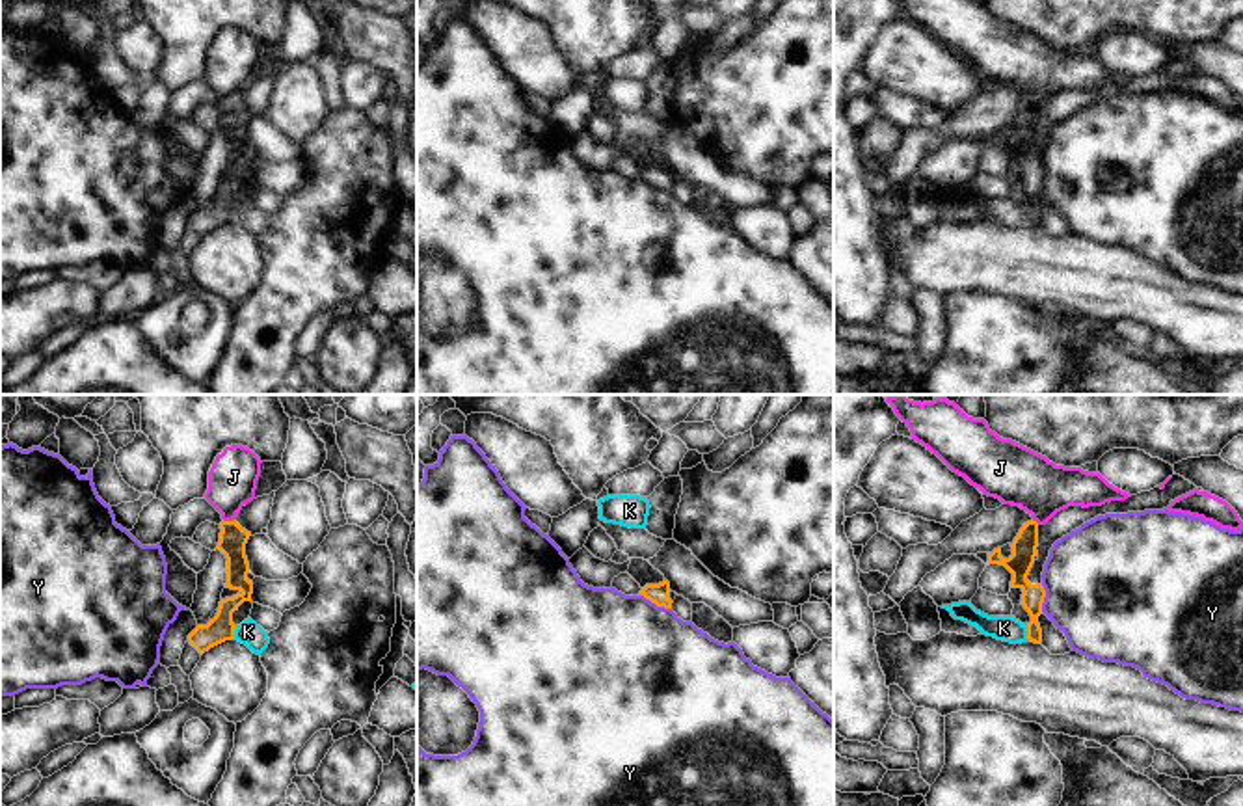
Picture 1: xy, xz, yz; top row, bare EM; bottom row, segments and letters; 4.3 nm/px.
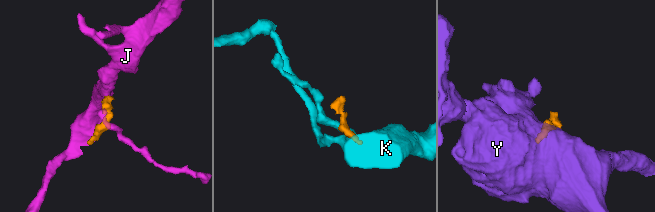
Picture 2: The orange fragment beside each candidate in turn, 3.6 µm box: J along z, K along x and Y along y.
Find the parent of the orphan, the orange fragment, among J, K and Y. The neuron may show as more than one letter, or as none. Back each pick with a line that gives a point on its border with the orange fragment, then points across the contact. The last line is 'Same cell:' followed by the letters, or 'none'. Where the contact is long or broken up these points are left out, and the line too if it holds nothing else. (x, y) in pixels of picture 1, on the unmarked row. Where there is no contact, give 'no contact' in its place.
Same cell: none

